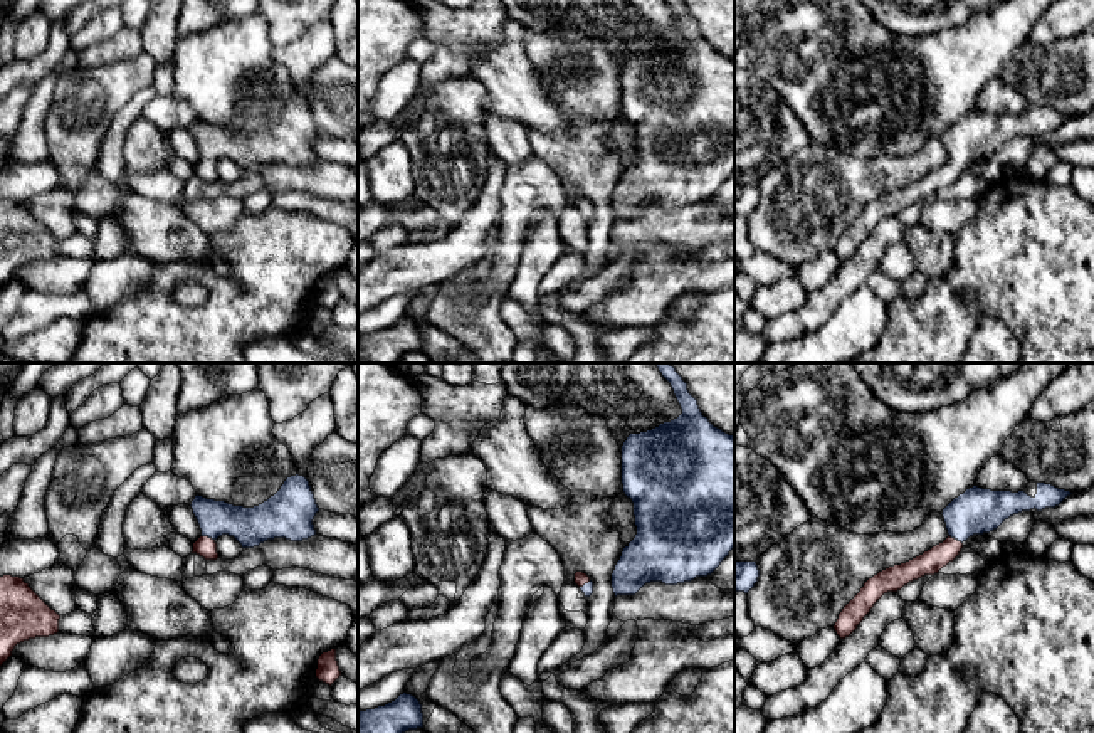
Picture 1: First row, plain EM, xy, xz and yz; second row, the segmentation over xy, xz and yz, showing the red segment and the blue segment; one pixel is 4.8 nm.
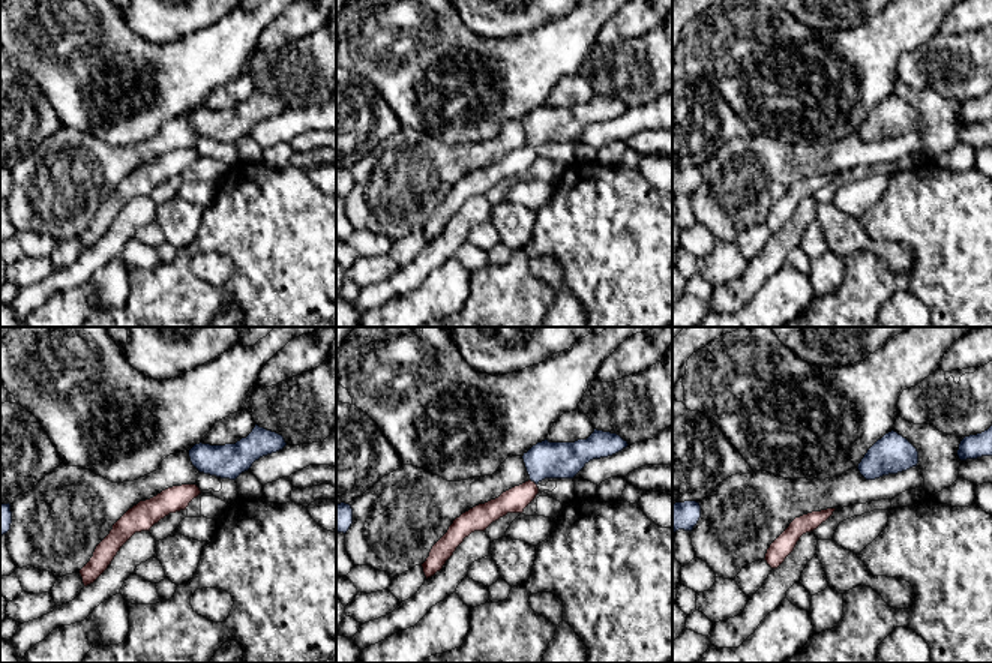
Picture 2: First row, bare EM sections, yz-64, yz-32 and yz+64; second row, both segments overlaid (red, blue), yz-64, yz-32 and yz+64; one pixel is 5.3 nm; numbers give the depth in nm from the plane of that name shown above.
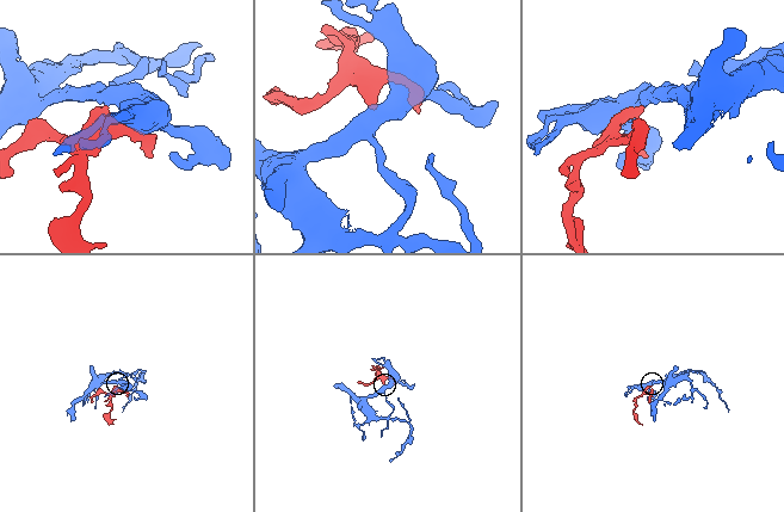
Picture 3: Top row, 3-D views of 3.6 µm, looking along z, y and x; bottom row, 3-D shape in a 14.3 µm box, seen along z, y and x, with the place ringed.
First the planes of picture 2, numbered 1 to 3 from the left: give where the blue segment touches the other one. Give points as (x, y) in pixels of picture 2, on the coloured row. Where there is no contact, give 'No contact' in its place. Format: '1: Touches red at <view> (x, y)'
1: No contact
2: Touches red at yz-32 (533, 482)
3: No contact

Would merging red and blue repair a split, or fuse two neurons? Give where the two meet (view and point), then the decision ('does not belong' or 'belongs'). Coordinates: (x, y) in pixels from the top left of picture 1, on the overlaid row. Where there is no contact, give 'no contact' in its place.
xy (207, 537) | belongs

